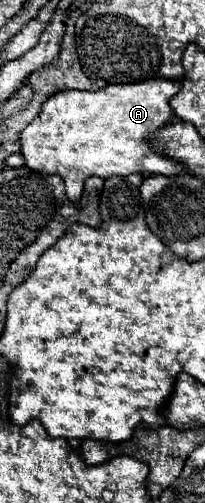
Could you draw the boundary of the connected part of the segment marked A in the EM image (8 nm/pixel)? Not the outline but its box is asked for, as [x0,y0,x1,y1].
[20,79,184,203]

